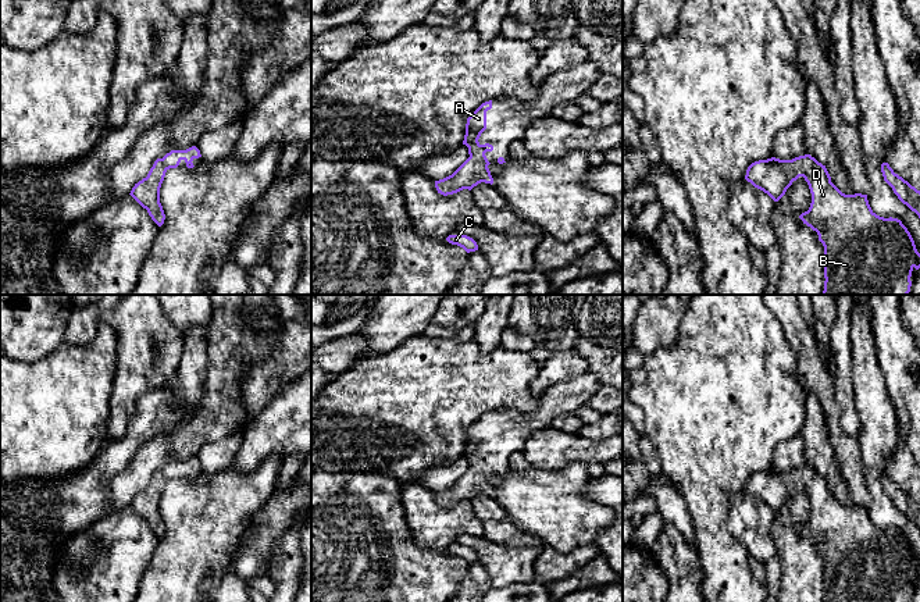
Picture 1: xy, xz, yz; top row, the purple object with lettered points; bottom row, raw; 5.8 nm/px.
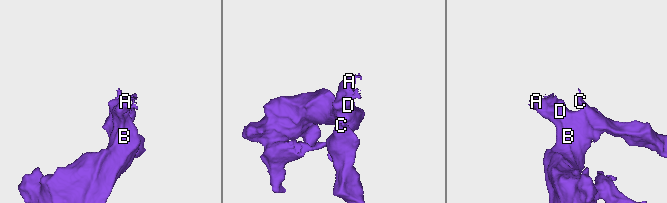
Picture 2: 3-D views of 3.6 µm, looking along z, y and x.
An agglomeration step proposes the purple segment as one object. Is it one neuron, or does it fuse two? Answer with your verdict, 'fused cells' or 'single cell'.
single cell

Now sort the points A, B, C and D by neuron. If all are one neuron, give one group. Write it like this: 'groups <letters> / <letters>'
groups A B C D

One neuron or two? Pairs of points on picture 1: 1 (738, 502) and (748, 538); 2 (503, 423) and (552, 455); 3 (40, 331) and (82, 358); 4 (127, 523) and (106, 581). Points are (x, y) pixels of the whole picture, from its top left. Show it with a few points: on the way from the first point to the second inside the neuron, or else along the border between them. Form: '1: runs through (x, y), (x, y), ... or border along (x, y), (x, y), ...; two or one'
1: runs through (745, 510), (748, 530); one
2: border along (549, 427), (534, 431), (521, 451); two
3: border along (63, 339), (49, 353), (34, 362); two
4: runs through (124, 537), (122, 542), (113, 552), (110, 567); one

